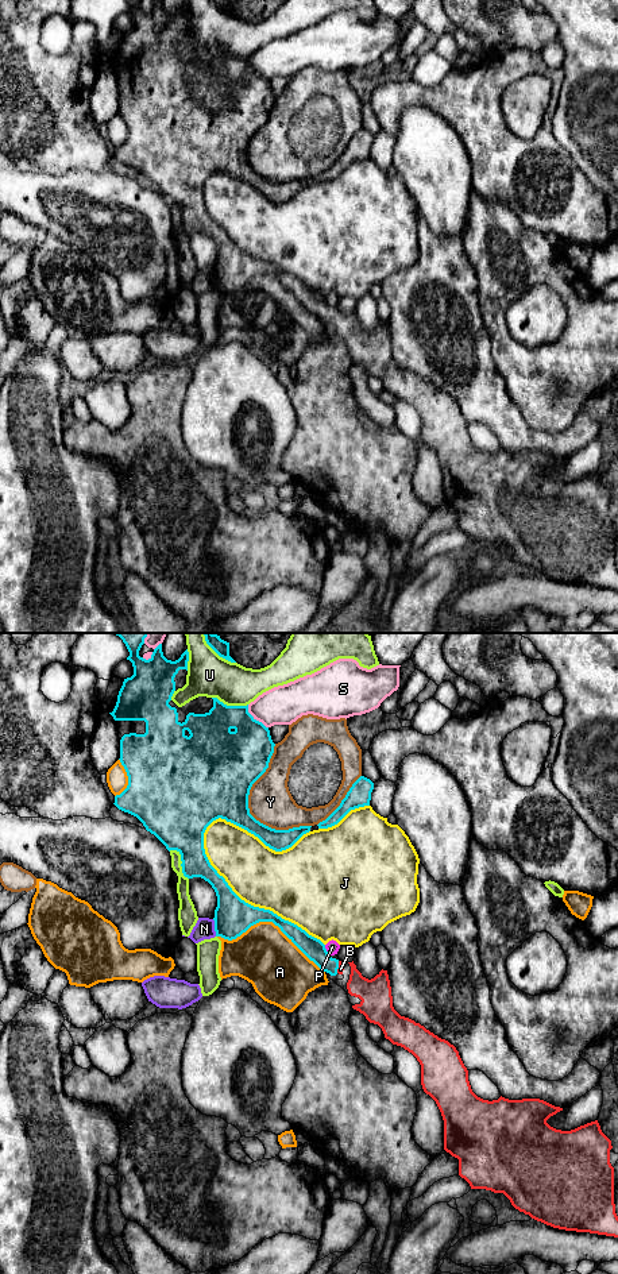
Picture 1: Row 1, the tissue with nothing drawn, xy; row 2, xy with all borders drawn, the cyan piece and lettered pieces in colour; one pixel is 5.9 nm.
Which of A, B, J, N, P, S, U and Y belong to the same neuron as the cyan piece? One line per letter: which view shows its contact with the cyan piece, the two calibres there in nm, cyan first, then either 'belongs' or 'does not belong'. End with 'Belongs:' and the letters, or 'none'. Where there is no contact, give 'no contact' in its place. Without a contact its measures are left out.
A: meets cyan in xy; 220 nm thick on the cyan side, 360 nm on the other; does not belong
B: meets cyan in xy; 120 nm thick on the cyan side, 40 nm on the other; belongs
J: meets cyan in xy; 220 nm thick on the cyan side, 360 nm on the other; does not belong
N: meets cyan in xy; 220 nm thick on the cyan side, 120 nm on the other; does not belong
P: meets cyan in xy; 120 nm thick on the cyan side, 80 nm on the other; does not belong
S: meets cyan in xy; 320 nm thick on the cyan side, 240 nm on the other; does not belong
U: meets cyan in xy; 320 nm thick on the cyan side, 80 nm on the other; does not belong
Y: meets cyan in xy; 420 nm thick on the cyan side, 260 nm on the other; does not belong
Belongs: B

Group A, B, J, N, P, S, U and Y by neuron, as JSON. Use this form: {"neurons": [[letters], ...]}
{"neurons": [["A"], ["B"], ["J"], ["N"], ["P"], ["S"], ["U"], ["Y"]]}

